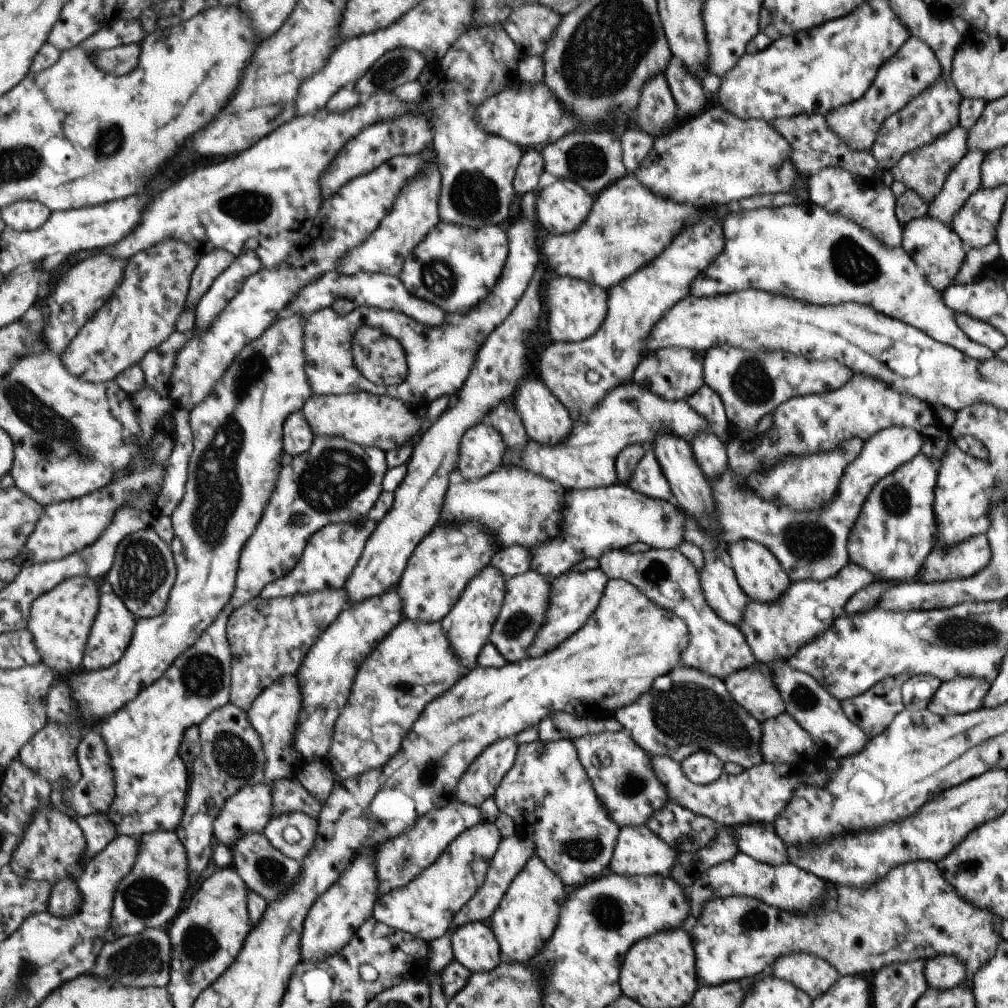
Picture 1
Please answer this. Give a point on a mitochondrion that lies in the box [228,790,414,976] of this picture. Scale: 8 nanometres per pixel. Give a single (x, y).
(267, 868)

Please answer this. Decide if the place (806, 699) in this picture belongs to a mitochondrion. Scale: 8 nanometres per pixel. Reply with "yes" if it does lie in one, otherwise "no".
yes

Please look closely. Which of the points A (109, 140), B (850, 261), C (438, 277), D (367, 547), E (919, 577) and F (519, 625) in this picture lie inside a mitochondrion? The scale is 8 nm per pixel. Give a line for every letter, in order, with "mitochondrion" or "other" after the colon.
A: mitochondrion
B: mitochondrion
C: mitochondrion
D: other
E: other
F: mitochondrion

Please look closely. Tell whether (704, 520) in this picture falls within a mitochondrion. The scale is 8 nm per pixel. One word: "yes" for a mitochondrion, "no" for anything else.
no

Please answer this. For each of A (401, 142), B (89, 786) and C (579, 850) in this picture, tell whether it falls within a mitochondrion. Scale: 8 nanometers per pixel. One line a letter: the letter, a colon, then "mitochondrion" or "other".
A: other
B: other
C: mitochondrion

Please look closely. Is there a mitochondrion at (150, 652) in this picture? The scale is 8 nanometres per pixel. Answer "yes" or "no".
no

